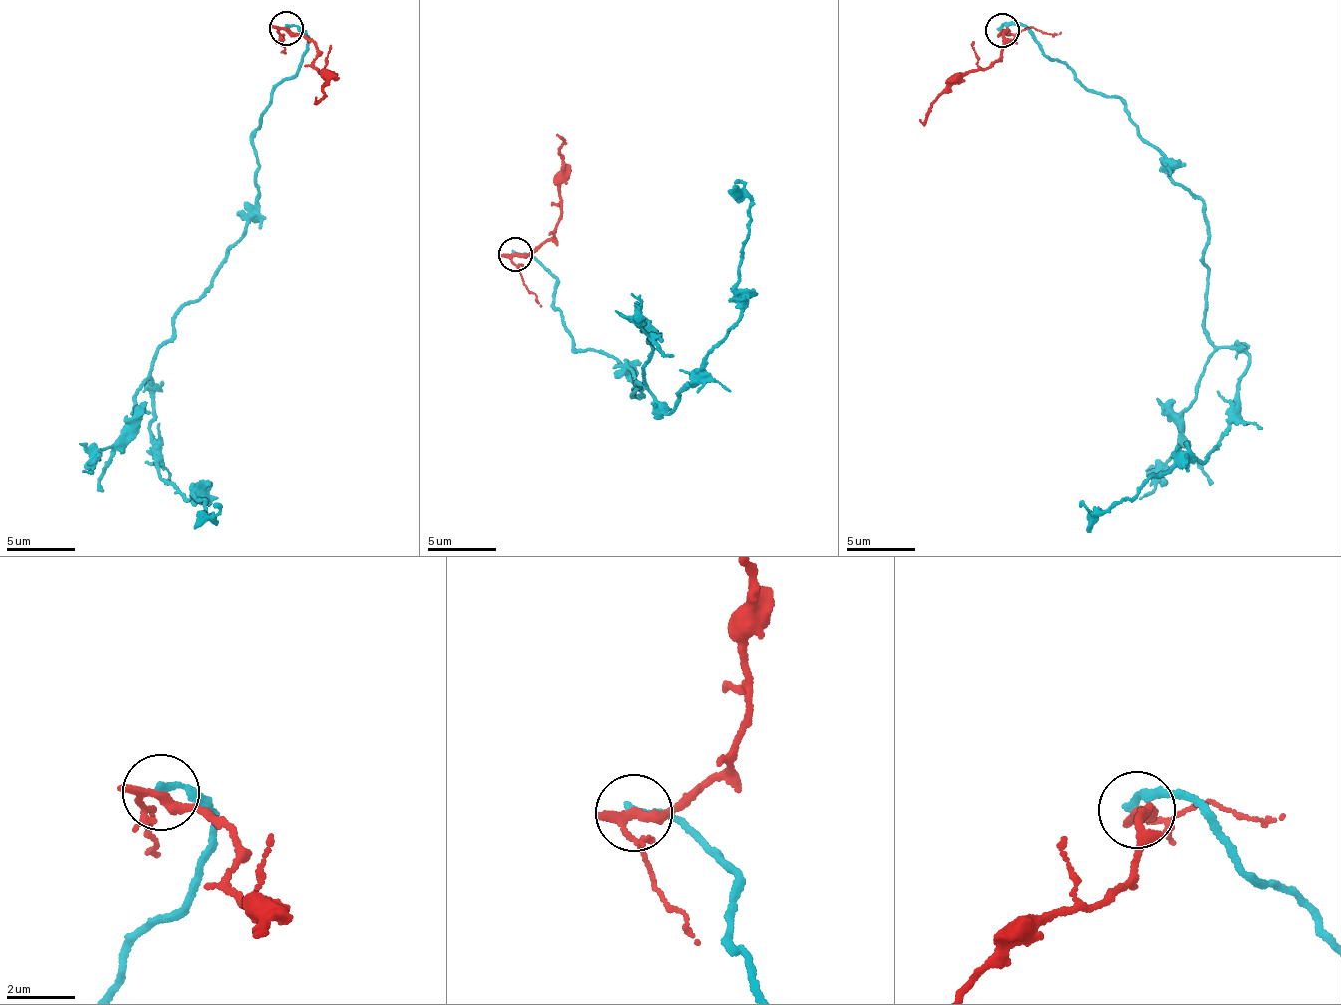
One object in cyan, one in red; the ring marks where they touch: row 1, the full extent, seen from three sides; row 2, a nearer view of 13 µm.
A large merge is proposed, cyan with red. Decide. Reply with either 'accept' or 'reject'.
reject

